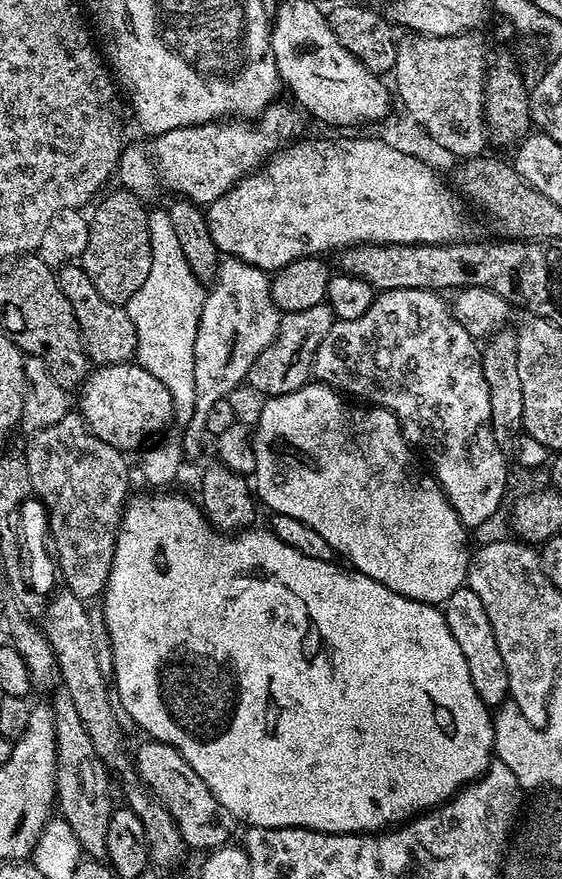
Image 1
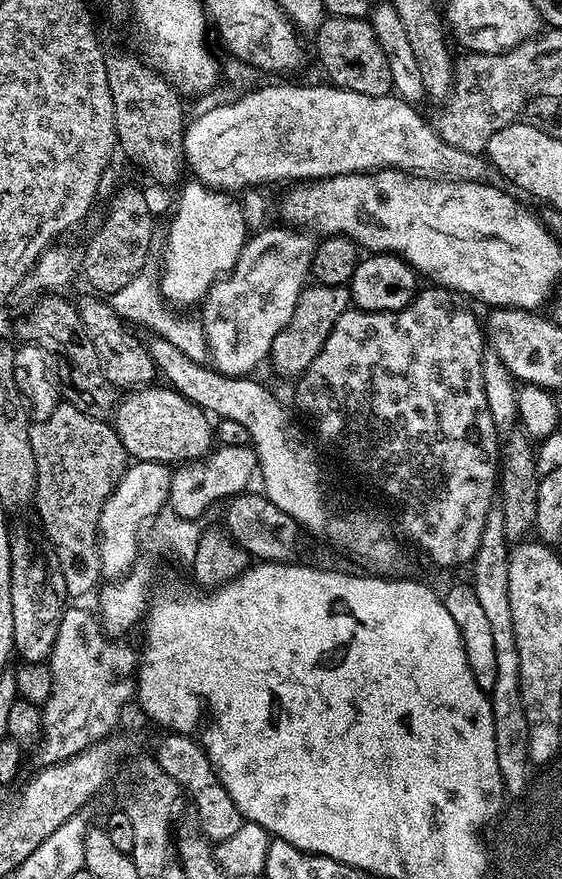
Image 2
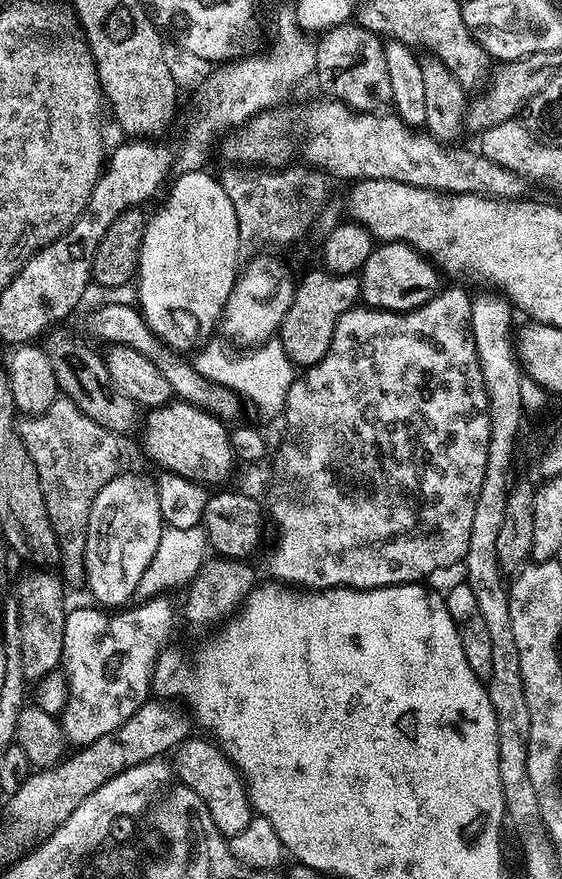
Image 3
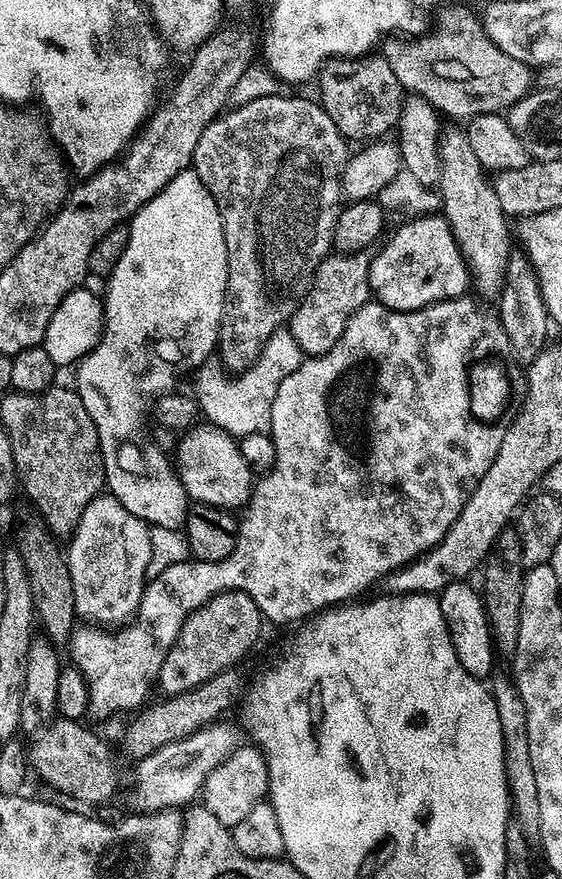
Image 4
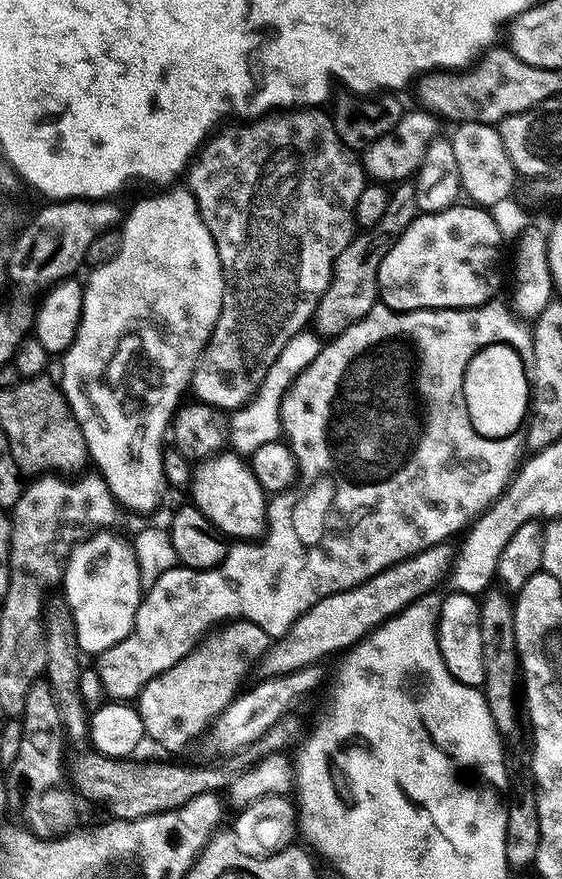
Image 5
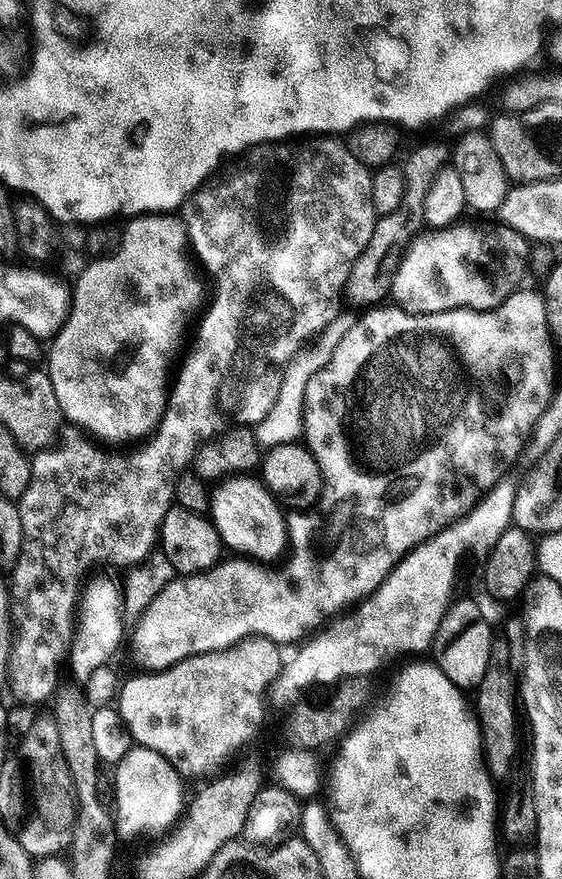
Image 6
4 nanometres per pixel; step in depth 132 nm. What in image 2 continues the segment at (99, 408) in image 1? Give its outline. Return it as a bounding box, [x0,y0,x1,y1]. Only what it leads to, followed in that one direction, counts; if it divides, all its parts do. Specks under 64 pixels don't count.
[114,386,214,466]

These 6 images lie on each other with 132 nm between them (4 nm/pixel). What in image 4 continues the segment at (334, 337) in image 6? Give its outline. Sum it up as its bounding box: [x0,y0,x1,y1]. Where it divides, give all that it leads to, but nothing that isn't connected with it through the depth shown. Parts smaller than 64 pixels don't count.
[194,327,302,438]

